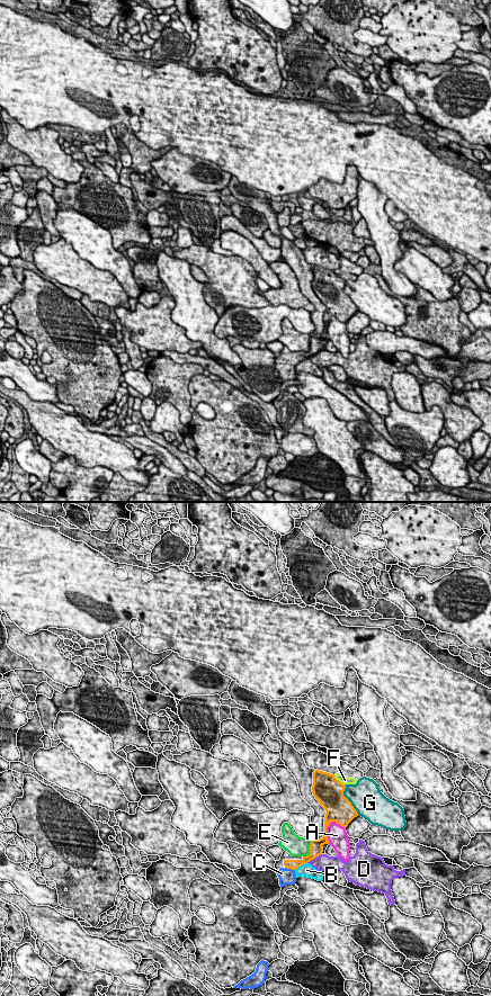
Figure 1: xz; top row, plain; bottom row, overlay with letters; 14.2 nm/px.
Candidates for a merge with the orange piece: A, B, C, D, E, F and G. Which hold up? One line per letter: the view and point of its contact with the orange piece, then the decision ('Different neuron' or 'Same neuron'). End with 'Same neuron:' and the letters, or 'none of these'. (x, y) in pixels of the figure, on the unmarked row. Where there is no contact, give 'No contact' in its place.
A: Touches orange at xz (326, 326). Different neuron
B: Touches orange at xz (301, 360). Different neuron
C: Touches orange at xz (289, 364). Same neuron
D: Touches orange at xz (313, 353). Different neuron
E: Touches orange at xz (310, 344). Different neuron
F: Touches orange at xz (338, 276). Different neuron
G: Touches orange at xz (348, 296). Different neuron
Same neuron: C

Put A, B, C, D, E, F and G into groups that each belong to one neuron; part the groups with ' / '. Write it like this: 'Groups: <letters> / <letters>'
Groups: A / B / C / D / E / F / G

